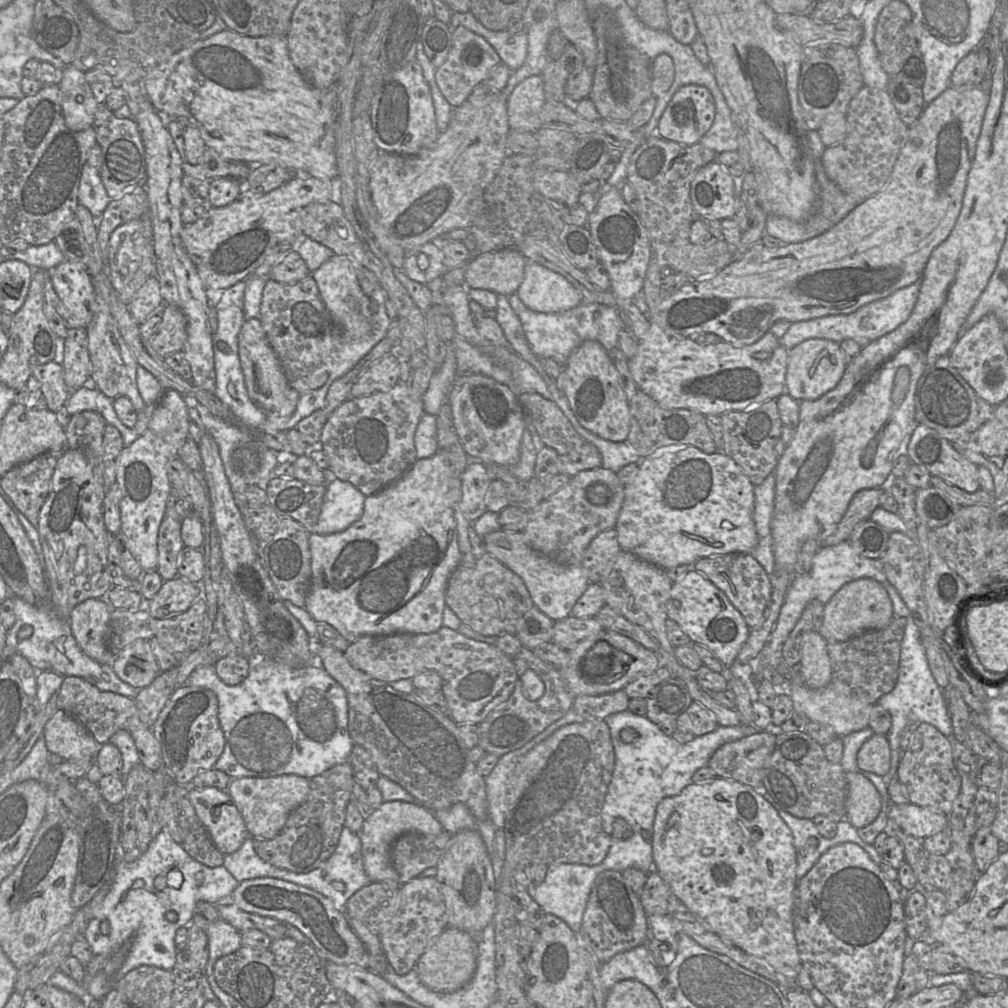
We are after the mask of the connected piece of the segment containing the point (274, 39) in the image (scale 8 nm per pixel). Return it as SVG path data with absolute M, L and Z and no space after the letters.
M224 29L173 54L145 77L143 85L156 110L193 122L206 146L226 159L250 165L275 162L316 178L338 176L333 121L335 85L327 89L308 85L291 62L286 36L250 37Z

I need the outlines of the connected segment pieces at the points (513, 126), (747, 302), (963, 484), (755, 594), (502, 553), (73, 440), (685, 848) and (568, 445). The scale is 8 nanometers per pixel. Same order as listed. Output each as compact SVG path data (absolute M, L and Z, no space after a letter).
M541 75L520 82L507 100L508 122L511 130L536 133L543 127L539 112L546 102Z
M979 86L960 88L948 87L930 104L925 105L919 119L909 127L907 137L900 150L890 179L881 191L859 204L835 226L814 238L810 238L803 242L790 243L777 250L770 250L765 247L762 242L757 242L740 258L733 258L727 266L717 273L702 279L689 281L677 292L662 299L657 313L657 324L669 334L691 337L694 334L714 333L718 335L722 341L733 344L734 346L746 346L758 341L770 331L771 326L779 320L786 320L790 323L794 323L827 315L849 314L870 302L889 296L900 288L920 281L931 253L947 239L954 228L961 211L968 173L975 156L976 146L981 133L989 99L990 92L985 92Z
M918 424L905 449L911 463L924 467L932 476L937 476L967 492L980 489L978 465L964 457L947 439L936 430Z
M727 553L700 558L692 568L725 593L750 629L761 623L771 595L771 582L763 567L750 553Z
M500 529L495 532L490 532L483 537L483 545L488 554L499 560L524 581L524 584L534 602L534 606L536 606L552 621L559 621L570 616L571 610L576 601L585 592L590 583L586 571L581 565L565 565L544 556L530 546L522 531L509 532Z
M87 410L72 415L70 422L65 428L66 447L79 450L83 453L91 465L95 480L103 490L103 496L105 496L103 433L106 425L105 419L99 412Z
M716 777L710 781L691 783L678 795L663 798L656 808L653 824L653 869L658 872L677 897L703 924L725 941L731 942L744 952L764 959L776 972L788 979L796 980L802 963L794 935L794 900L797 885L797 859L793 835L776 810L751 786L735 780Z
M524 392L519 396L519 403L526 417L534 424L538 435L546 447L558 454L558 474L574 477L583 470L596 469L602 465L602 456L595 445L583 438L571 425L554 401L545 399L536 392Z

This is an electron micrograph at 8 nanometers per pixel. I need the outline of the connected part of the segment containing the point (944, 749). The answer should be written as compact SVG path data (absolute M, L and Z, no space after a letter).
M929 723L918 725L909 746L900 757L896 775L905 786L911 804L933 807L947 816L950 814L961 788L961 777L954 765L952 744L936 727Z

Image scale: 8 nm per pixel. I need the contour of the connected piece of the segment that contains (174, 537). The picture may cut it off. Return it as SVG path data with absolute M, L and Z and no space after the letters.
M165 516L159 527L157 571L164 581L178 576L178 558L184 547L181 525L182 521Z

